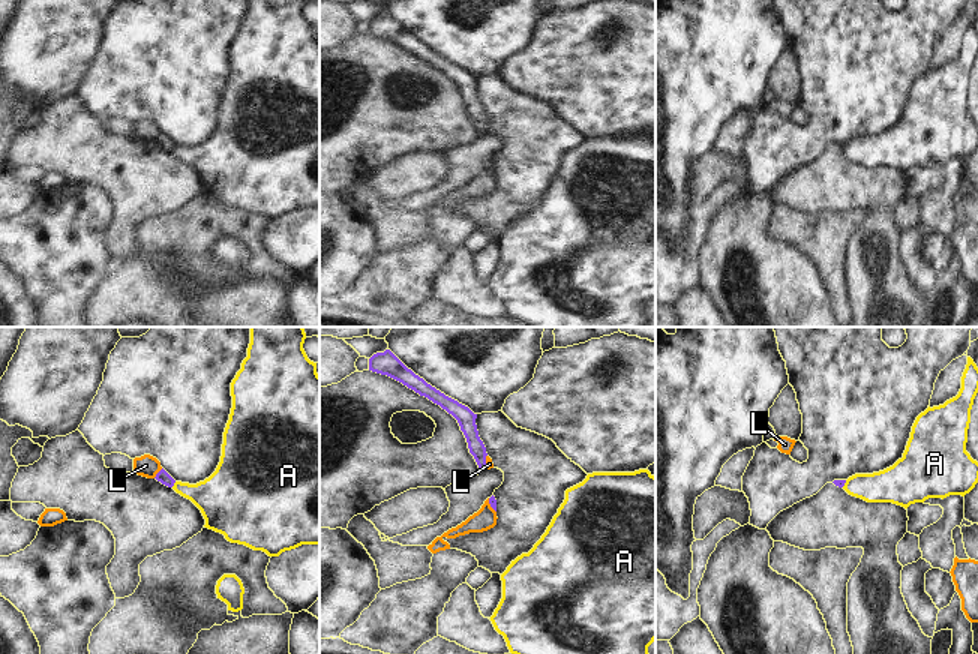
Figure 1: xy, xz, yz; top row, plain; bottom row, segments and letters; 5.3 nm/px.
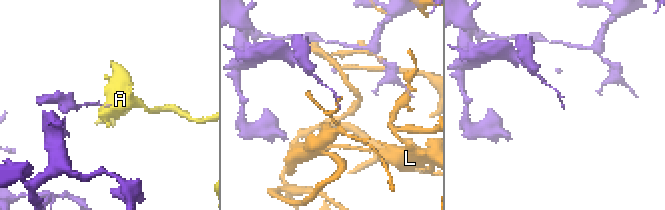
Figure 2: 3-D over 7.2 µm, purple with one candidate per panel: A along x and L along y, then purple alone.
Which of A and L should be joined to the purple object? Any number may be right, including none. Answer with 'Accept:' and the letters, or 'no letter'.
Accept: no letter

